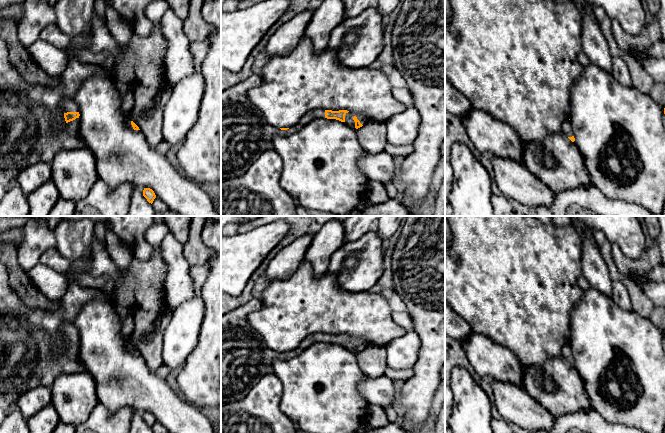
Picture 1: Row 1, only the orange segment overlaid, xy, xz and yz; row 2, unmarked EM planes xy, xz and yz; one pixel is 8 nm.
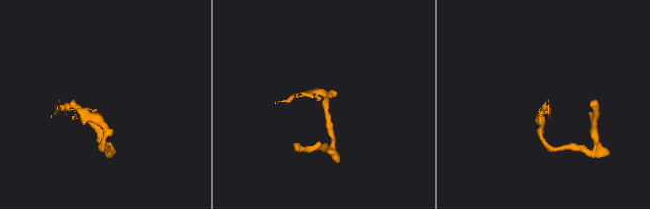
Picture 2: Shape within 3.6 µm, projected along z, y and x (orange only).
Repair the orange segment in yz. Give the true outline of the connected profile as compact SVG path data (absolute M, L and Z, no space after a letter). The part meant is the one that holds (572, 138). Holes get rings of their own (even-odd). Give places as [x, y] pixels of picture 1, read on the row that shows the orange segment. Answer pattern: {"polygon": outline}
{"polygon": "M569 119L564 120L562 124L562 133L564 133L572 142L575 141L572 124Z"}

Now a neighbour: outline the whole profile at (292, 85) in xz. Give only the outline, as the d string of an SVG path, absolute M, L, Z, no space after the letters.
M303 36L287 55L273 55L263 67L262 82L248 91L251 103L261 112L266 123L276 128L290 128L311 110L347 110L356 115L366 116L369 121L385 123L389 118L403 112L407 106L398 101L392 94L389 76L381 70L368 67L346 67L337 57L336 50L326 48L315 51L312 42Z

